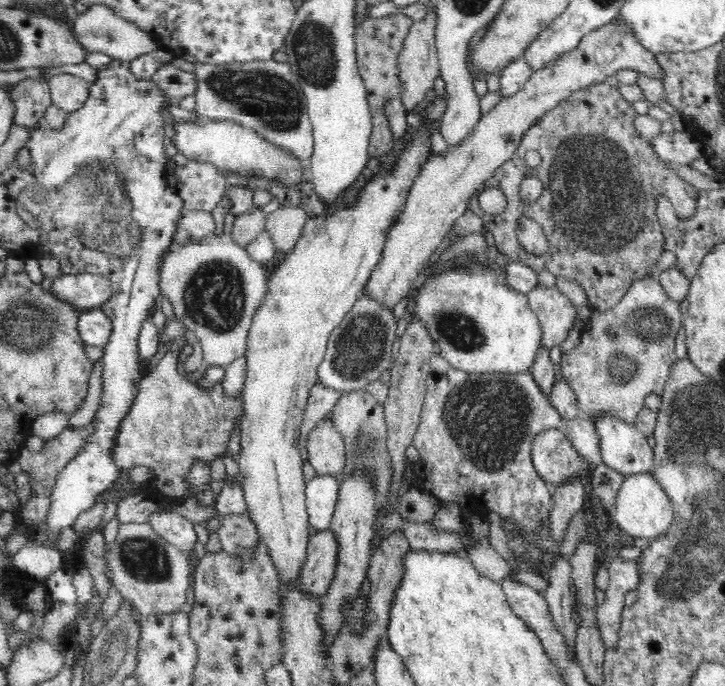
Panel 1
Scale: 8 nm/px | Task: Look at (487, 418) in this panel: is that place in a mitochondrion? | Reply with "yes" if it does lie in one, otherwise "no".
yes

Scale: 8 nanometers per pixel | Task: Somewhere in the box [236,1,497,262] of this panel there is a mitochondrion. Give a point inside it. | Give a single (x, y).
(313, 45)

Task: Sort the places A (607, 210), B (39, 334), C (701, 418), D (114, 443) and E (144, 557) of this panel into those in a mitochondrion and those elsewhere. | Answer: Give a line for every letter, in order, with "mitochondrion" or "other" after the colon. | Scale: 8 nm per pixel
A: mitochondrion
B: mitochondrion
C: mitochondrion
D: other
E: mitochondrion

